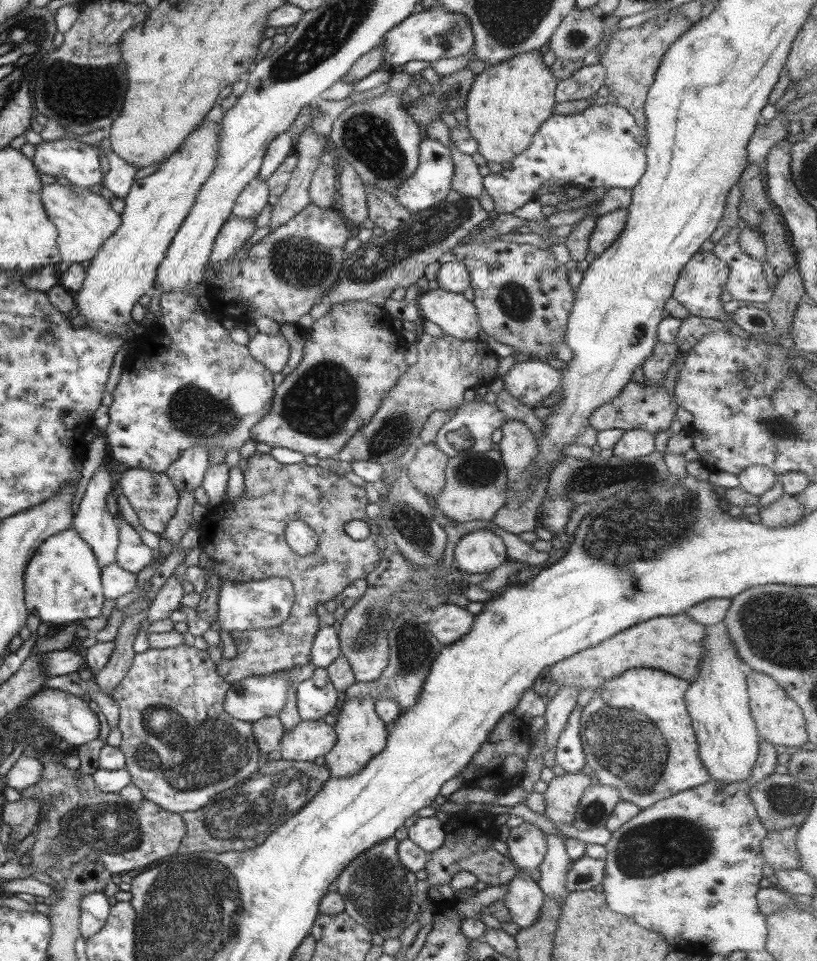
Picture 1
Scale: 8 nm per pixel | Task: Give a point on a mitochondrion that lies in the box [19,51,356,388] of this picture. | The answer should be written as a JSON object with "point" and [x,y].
{"point":[96,95]}

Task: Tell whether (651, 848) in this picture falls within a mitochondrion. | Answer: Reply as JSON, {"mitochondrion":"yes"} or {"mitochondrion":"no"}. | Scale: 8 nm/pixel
{"mitochondrion":"yes"}

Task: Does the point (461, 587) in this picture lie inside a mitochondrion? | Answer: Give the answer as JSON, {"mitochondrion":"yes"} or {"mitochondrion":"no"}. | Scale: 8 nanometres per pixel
{"mitochondrion":"no"}

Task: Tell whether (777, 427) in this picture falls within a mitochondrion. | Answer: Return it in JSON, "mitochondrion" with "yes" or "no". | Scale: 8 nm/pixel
{"mitochondrion":"yes"}

